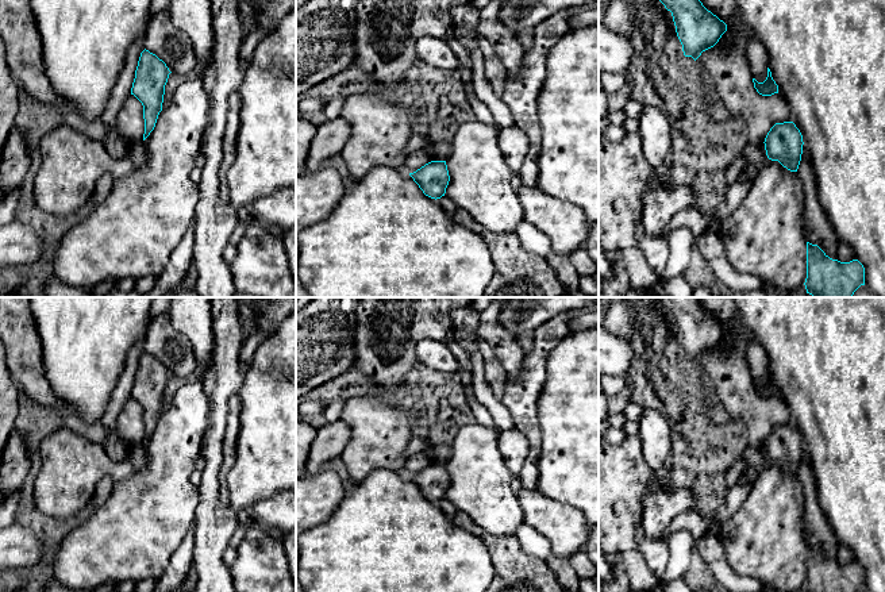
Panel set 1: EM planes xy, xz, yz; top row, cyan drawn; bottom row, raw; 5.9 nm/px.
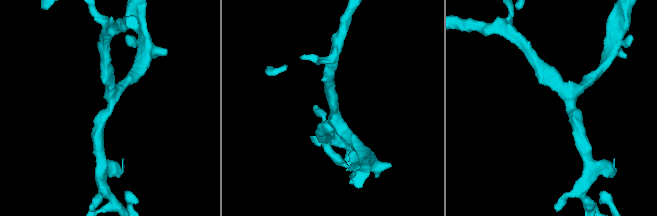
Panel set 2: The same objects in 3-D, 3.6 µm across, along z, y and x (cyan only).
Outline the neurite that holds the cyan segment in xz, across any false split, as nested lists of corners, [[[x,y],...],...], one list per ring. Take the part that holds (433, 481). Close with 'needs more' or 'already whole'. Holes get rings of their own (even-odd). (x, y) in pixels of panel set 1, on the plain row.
[[[431,464],[409,478],[426,499],[435,503],[445,499],[450,484],[446,464]]]; already whole

